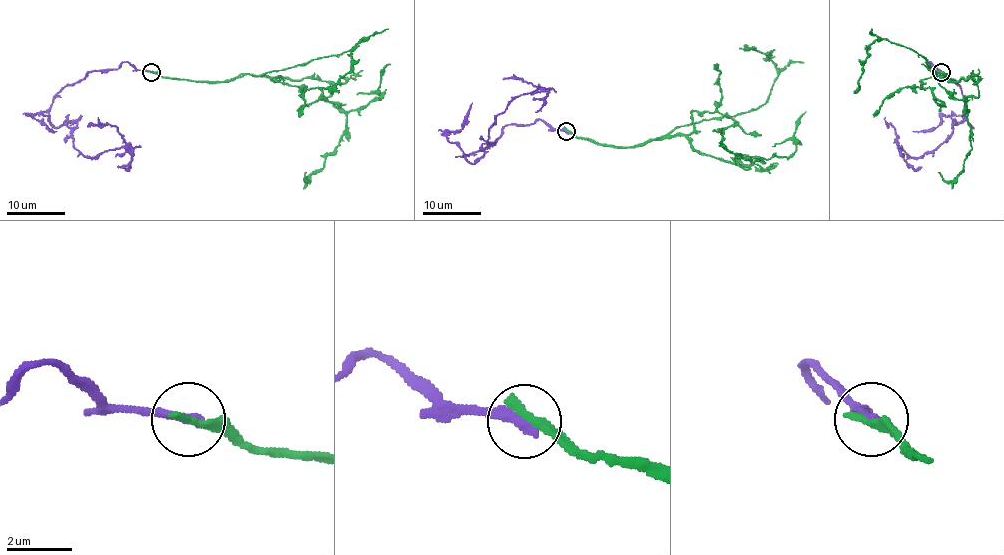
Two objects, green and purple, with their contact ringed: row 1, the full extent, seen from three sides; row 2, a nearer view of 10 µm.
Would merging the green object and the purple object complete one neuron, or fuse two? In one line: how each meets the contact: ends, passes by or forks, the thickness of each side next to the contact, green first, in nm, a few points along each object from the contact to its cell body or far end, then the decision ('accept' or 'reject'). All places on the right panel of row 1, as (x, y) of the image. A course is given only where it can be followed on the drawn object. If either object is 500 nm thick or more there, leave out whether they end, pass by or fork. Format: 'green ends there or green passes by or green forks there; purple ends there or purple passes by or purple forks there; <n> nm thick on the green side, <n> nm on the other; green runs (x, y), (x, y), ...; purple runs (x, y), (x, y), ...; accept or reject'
green ends there; purple ends there; 320 nm thick on the green side, 360 nm on the other; green runs (941, 71), (953, 81), (972, 78), (978, 96), (964, 99), (972, 149), (963, 169), (951, 181), (938, 172); purple runs (941, 71), (957, 84), (972, 127), (959, 121), (953, 133), (918, 158), (897, 144), (888, 127); reject

